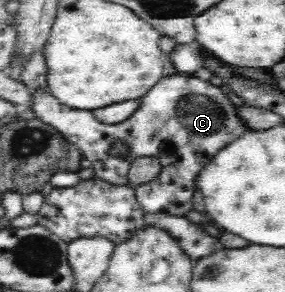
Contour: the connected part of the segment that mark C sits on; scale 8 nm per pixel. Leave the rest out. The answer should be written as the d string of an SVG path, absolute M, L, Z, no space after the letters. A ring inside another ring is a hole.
M195 75L163 76L140 98L140 104L125 121L113 125L97 121L91 111L63 105L48 87L31 88L31 94L26 112L53 125L69 143L77 145L83 158L93 163L96 178L115 186L127 186L130 165L137 157L158 159L162 169L157 179L135 187L137 202L151 213L167 212L183 217L193 210L194 186L198 185L198 175L203 167L227 145L227 141L235 141L249 130L220 86Z

